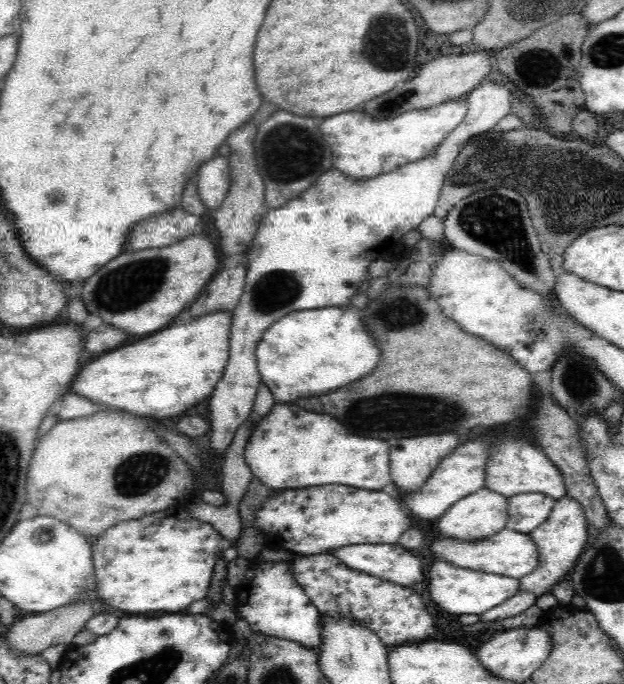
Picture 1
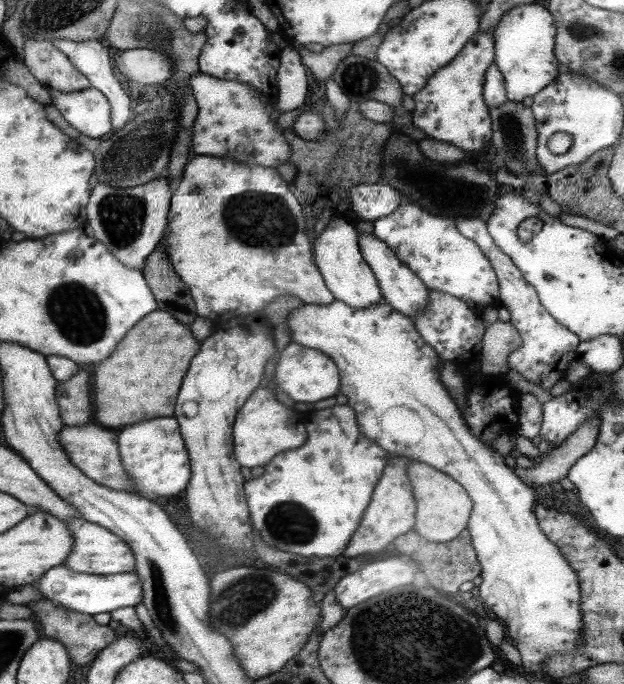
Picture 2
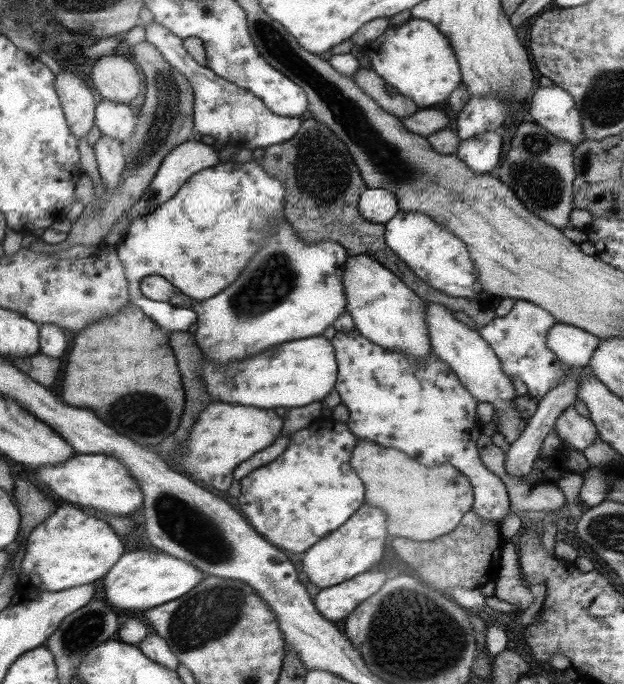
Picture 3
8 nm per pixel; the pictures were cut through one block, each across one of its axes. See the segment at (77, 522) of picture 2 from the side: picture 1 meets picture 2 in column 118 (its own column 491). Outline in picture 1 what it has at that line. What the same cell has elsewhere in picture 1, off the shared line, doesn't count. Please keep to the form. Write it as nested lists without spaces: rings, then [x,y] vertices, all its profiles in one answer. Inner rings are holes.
[[[504,528],[502,532],[488,536],[488,538],[480,538],[480,540],[460,540],[460,538],[440,538],[432,544],[432,556],[438,562],[438,558],[442,562],[450,562],[454,566],[460,568],[470,568],[470,570],[478,570],[484,574],[494,574],[494,576],[508,576],[508,578],[516,578],[522,580],[524,576],[528,576],[536,564],[538,564],[538,552],[536,546],[532,544],[528,534]]]

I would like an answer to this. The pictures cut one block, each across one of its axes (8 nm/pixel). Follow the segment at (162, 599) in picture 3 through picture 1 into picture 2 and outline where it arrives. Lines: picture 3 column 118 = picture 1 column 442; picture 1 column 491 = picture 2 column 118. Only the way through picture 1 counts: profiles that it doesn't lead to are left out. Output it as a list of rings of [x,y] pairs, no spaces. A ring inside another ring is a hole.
[[[51,568],[51,572],[43,574],[37,582],[39,594],[47,598],[49,602],[55,602],[57,606],[65,606],[65,610],[75,610],[83,614],[111,614],[117,608],[135,608],[137,604],[143,604],[143,582],[129,572],[129,574],[115,574],[115,576],[91,576],[91,574],[79,574],[71,572],[67,568]]]

